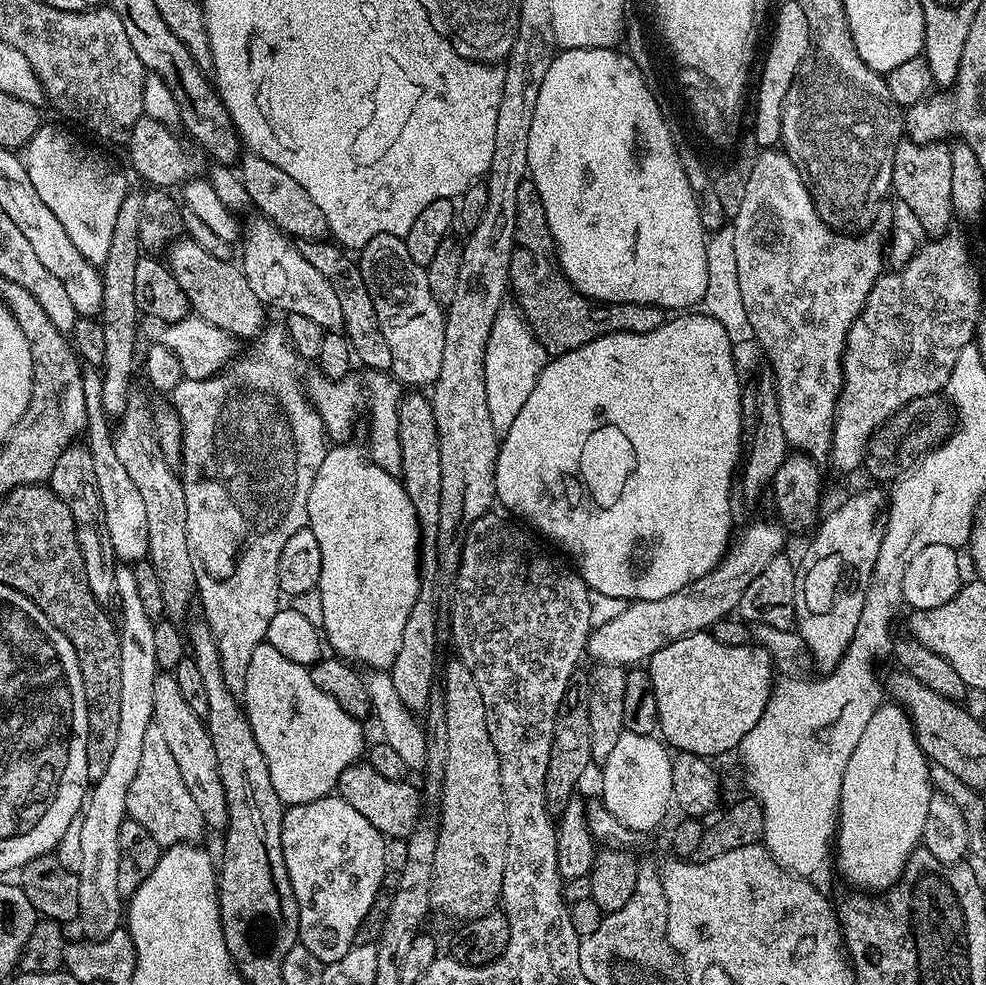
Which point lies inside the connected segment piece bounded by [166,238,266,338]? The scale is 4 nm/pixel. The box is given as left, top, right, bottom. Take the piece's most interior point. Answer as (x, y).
(218, 292)

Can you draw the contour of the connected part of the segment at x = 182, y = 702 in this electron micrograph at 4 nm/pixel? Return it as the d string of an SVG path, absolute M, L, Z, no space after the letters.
M157 673L154 680L154 714L155 723L165 737L166 746L177 763L178 772L190 793L190 798L197 803L202 813L203 822L207 829L223 831L228 825L226 796L222 788L221 775L218 774L218 762L215 757L213 738L208 732L207 724L194 714L194 710L186 703L186 698L178 687L173 673Z

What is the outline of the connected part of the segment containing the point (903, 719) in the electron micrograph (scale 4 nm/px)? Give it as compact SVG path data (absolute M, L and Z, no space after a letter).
M884 702L881 703L879 710L874 714L874 718L870 718L866 731L862 733L862 738L858 738L858 746L854 746L854 754L850 758L850 762L846 766L846 774L842 778L842 790L840 791L840 807L838 809L838 827L834 832L834 860L836 856L836 864L844 871L844 876L848 880L862 887L862 890L872 890L868 888L880 888L879 890L887 890L900 879L900 875L904 873L906 862L910 858L910 854L916 851L918 845L924 839L924 833L930 823L928 811L930 813L934 808L934 789L932 787L932 779L928 773L930 761L924 752L920 749L919 742L916 741L916 730L912 727L912 717L899 703Z

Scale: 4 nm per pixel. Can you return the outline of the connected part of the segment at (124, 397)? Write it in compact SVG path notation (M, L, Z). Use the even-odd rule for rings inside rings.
M130 190L118 210L118 218L114 221L114 234L110 238L110 254L106 254L106 262L102 266L104 290L102 305L102 323L106 334L106 358L102 365L102 406L109 417L119 418L128 409L130 399L130 374L132 359L136 356L136 336L138 340L138 313L134 302L134 269L138 266L142 255L140 239L138 238L138 214L142 211L144 192Z

